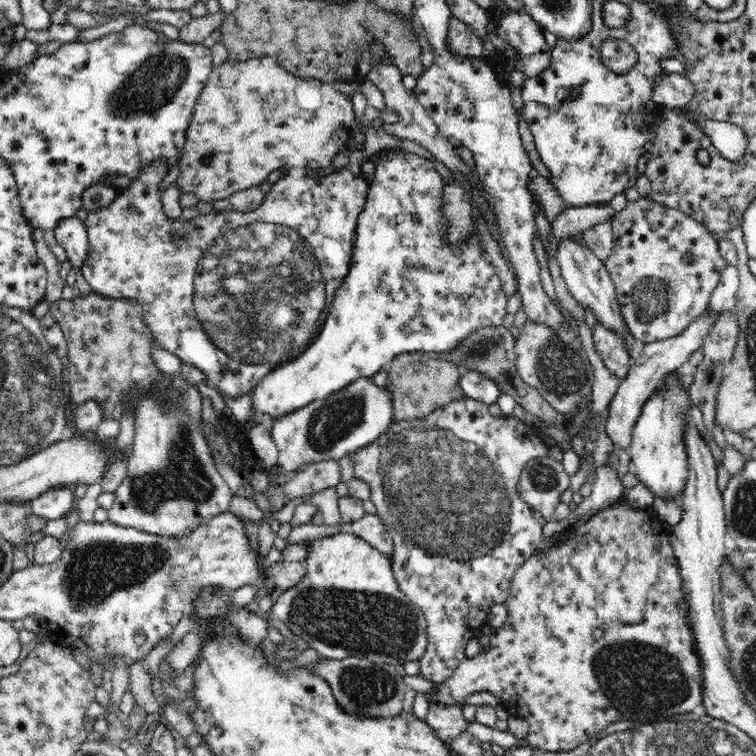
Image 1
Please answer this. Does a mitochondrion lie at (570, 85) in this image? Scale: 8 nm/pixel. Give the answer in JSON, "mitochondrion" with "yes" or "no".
{"mitochondrion":"no"}

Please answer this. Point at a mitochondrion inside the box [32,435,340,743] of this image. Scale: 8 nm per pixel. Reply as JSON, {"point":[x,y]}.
{"point":[93,572]}

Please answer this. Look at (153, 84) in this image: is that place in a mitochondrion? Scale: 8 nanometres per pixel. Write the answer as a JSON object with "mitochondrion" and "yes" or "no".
{"mitochondrion":"yes"}

